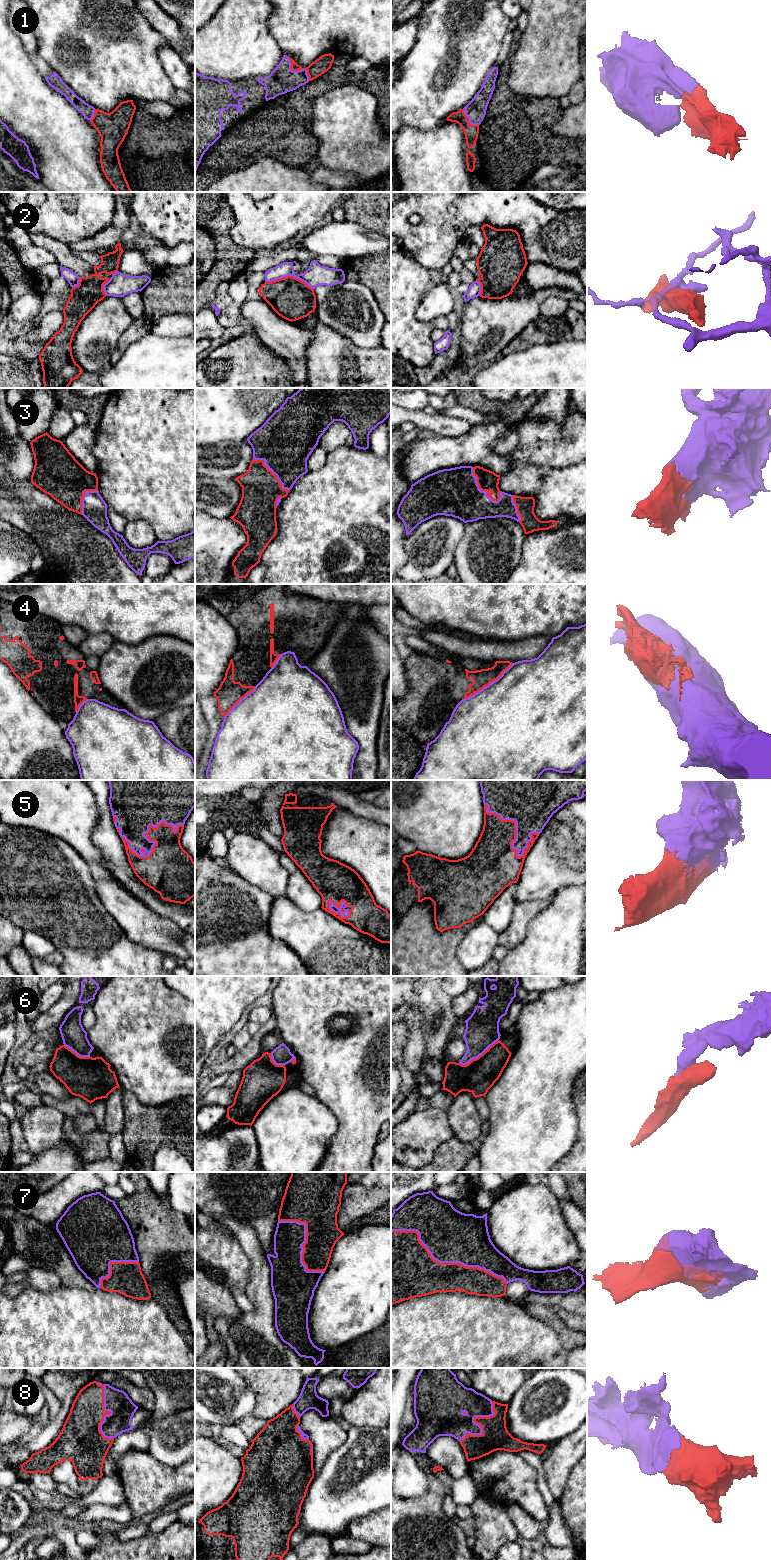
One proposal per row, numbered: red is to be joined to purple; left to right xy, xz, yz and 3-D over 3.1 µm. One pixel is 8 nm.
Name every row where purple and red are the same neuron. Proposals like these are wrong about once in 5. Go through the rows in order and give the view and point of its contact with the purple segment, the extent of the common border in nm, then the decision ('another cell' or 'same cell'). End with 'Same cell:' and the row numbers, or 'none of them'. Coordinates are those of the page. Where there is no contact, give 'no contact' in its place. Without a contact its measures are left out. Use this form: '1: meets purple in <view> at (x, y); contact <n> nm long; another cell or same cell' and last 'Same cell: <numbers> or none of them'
1: meets purple in xz at (298, 70); contact 260 nm long; same cell
2: meets purple in xz at (289, 275); contact 400 nm long; another cell
3: meets purple in yz at (478, 488); contact 340 nm long; same cell
4: meets purple in yz at (488, 685); contact 500 nm long; another cell
5: meets purple in yz at (516, 824); contact 500 nm long; same cell
6: meets purple in yz at (478, 1056); contact 380 nm long; same cell
7: meets purple in yz at (444, 1262); contact 1050 nm long; same cell
8: meets purple in yz at (474, 1422); contact 420 nm long; same cell
Same cell: 1, 3, 5, 6, 7, 8

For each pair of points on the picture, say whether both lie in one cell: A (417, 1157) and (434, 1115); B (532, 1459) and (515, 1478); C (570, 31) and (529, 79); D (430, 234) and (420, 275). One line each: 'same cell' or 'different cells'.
A: same cell
B: different cells
C: same cell
D: different cells

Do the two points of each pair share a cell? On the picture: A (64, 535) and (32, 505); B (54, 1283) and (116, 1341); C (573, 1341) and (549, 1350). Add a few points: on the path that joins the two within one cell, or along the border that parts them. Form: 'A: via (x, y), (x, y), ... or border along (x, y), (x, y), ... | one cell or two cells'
A: via (56, 529), (40, 513) | one cell
B: border along (60, 1285), (49, 1291), (35, 1290) | two cells
C: border along (561, 1344), (567, 1352) | two cells

